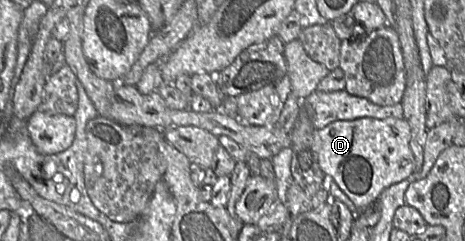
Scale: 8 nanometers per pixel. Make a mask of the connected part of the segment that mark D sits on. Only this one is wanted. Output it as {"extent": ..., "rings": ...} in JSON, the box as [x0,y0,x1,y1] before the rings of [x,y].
{"extent":[313,118,414,212],"rings":[[[404,118],[337,120],[315,129],[313,139],[320,168],[346,194],[358,212],[375,202],[385,188],[414,173],[410,126]]]}

